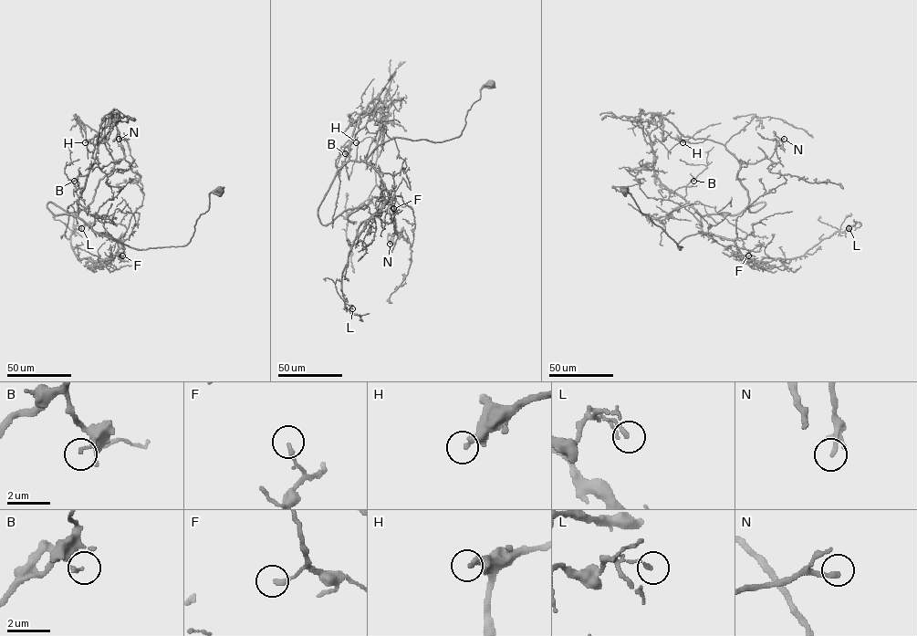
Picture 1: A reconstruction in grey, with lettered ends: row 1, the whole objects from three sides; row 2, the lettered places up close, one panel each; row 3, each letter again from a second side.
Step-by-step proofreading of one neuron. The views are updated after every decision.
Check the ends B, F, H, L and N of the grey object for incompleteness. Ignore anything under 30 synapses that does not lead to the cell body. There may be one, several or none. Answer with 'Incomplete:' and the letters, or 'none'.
Incomplete: none

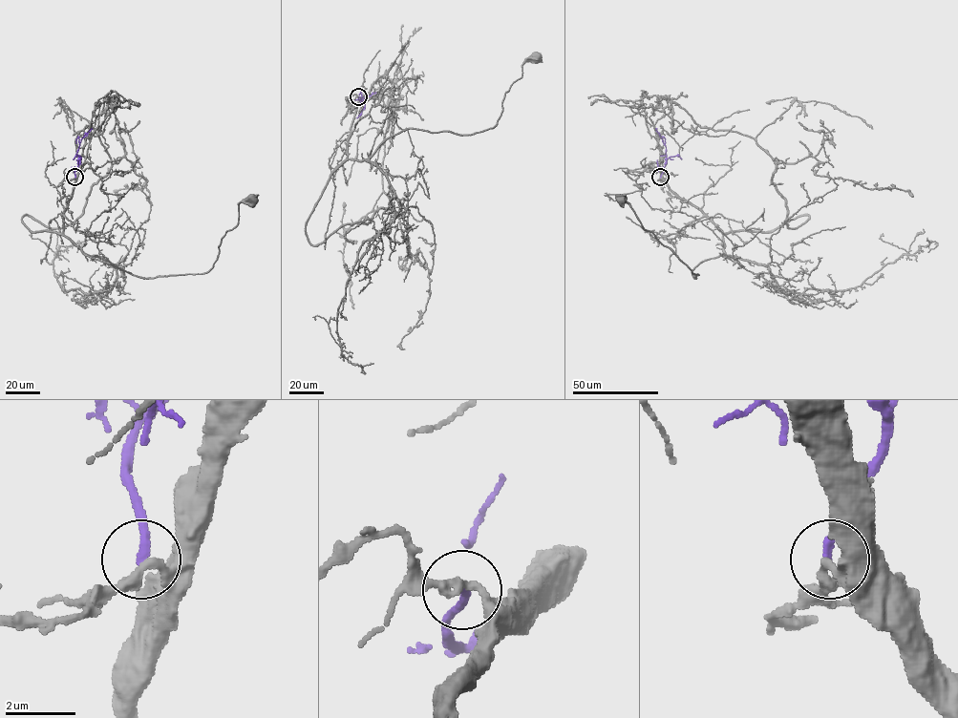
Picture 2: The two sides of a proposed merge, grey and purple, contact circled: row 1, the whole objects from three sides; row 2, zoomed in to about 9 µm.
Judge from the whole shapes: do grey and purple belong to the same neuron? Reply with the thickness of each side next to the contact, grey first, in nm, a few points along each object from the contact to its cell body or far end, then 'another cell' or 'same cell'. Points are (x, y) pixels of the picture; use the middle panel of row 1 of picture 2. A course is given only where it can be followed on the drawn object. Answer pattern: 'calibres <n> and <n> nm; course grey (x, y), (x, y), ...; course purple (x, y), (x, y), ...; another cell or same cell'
calibres 240 and 240 nm; course grey (359, 96), (347, 157), (366, 160), (409, 129), (471, 135), (492, 128), (522, 65), (537, 58); course purple (359, 96), (363, 102), (375, 92); another cell

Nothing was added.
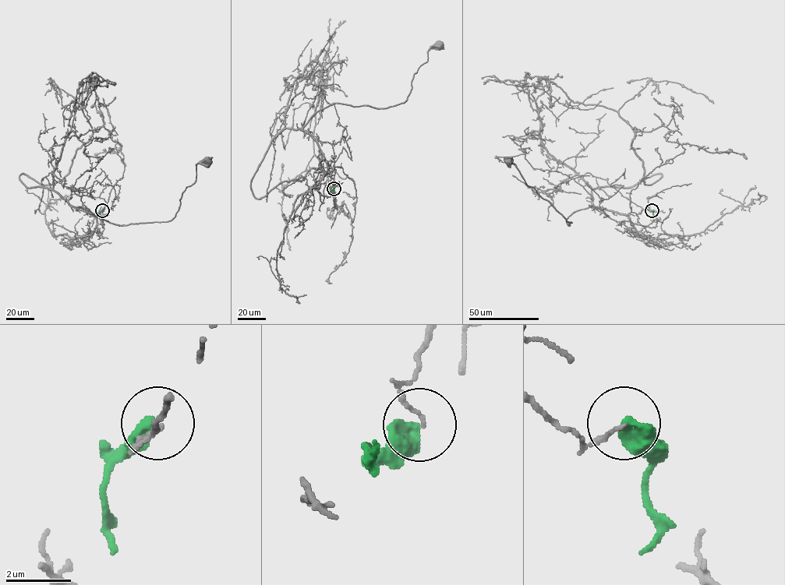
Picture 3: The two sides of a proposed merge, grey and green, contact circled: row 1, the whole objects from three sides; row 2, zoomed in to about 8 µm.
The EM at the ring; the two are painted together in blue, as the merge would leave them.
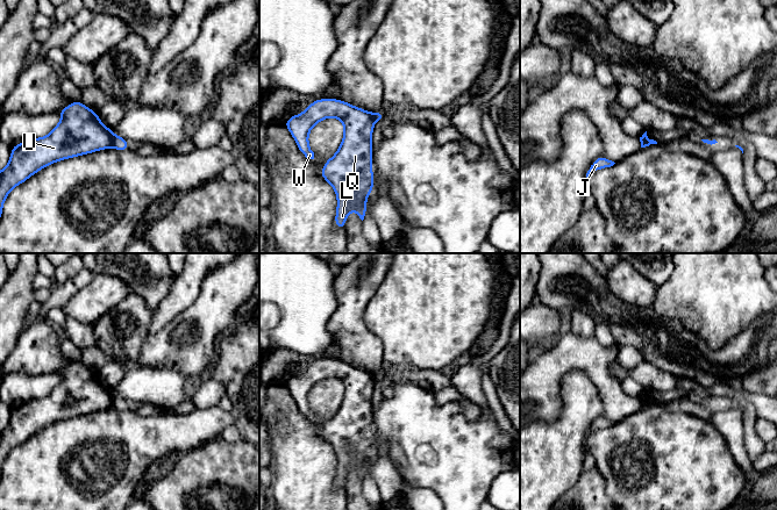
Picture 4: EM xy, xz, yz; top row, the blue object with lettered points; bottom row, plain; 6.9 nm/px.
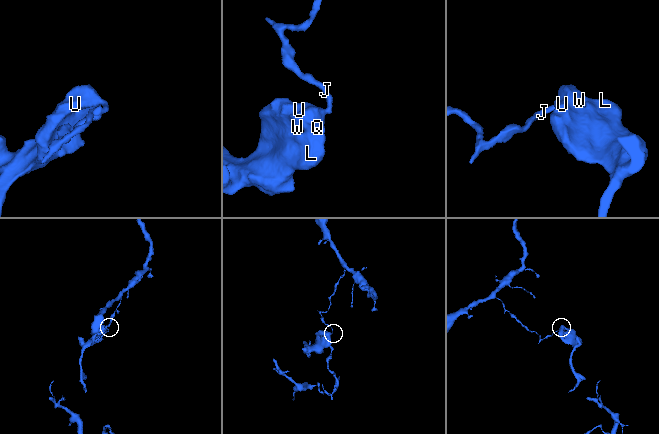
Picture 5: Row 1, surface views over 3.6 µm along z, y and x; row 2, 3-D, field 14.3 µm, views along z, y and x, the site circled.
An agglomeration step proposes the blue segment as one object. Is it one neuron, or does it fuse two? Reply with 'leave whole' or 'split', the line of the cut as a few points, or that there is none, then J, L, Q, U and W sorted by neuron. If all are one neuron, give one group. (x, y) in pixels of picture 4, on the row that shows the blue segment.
split | xy (114, 135), (111, 145) | J / L Q U W

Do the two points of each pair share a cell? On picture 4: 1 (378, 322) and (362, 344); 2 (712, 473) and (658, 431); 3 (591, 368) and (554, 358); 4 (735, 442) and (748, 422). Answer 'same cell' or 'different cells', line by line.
1: different cells
2: same cell
3: same cell
4: different cells

